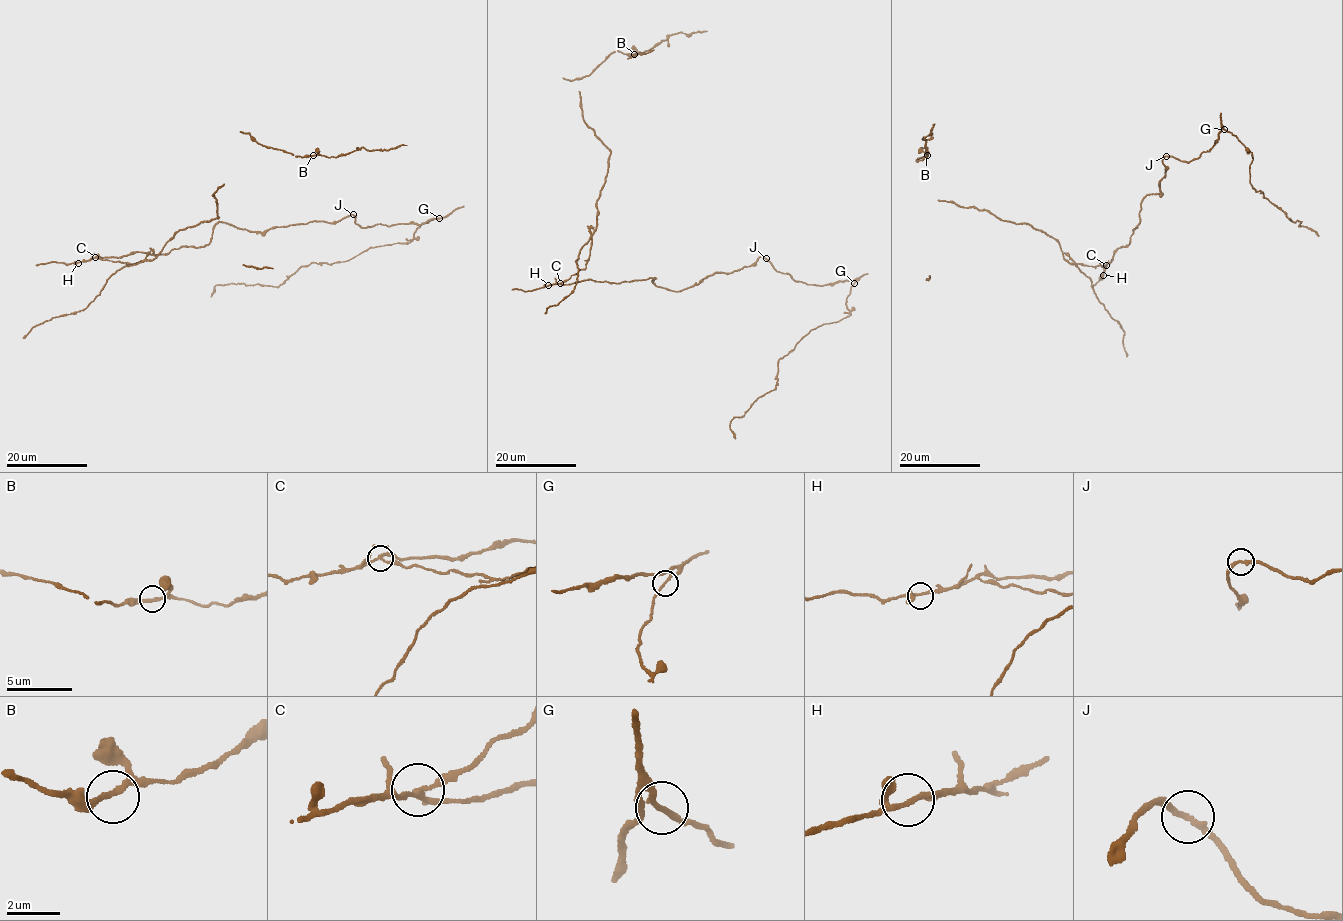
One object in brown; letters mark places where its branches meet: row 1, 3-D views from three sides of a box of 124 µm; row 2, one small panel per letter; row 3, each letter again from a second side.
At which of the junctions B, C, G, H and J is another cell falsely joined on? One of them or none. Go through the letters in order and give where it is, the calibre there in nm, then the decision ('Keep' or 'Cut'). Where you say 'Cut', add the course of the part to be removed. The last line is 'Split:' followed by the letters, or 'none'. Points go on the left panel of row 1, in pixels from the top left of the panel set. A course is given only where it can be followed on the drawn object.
B: Place: (313, 155). Thickness 200 nm. Keep
C: Place: (95, 257). Thickness 170 nm. Cut. Course of the part to remove: (96, 257), (132, 264), (153, 259), (181, 230), (219, 217), (217, 201), (212, 195), (223, 184)
G: Place: (439, 218). Thickness 170 nm. Keep
H: Place: (78, 263). Thickness 160 nm. Keep
J: Place: (353, 214). Thickness 220 nm. Keep
Split: C

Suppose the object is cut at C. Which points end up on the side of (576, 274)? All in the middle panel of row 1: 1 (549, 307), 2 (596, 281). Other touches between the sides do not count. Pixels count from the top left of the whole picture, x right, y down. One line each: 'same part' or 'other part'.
1: same part
2: other part

